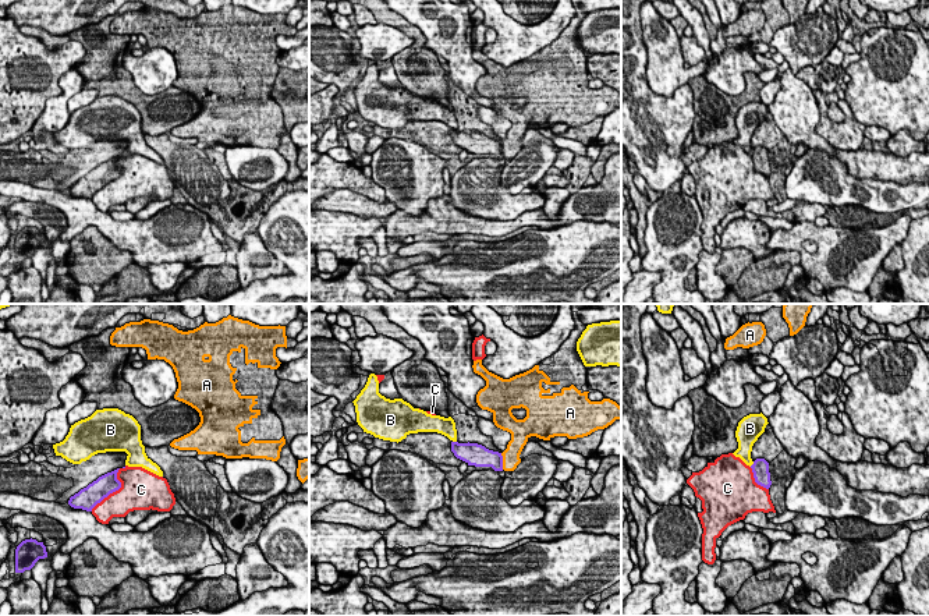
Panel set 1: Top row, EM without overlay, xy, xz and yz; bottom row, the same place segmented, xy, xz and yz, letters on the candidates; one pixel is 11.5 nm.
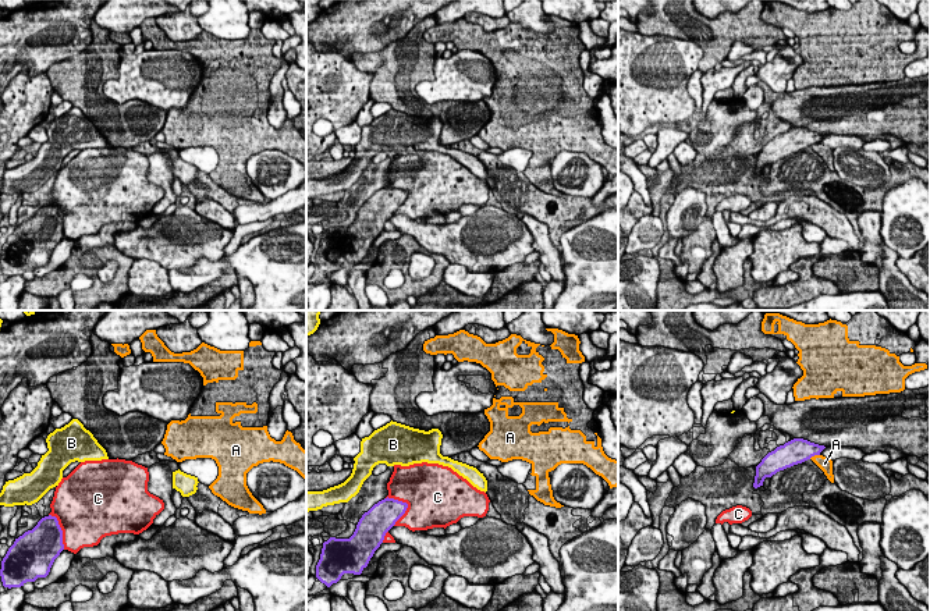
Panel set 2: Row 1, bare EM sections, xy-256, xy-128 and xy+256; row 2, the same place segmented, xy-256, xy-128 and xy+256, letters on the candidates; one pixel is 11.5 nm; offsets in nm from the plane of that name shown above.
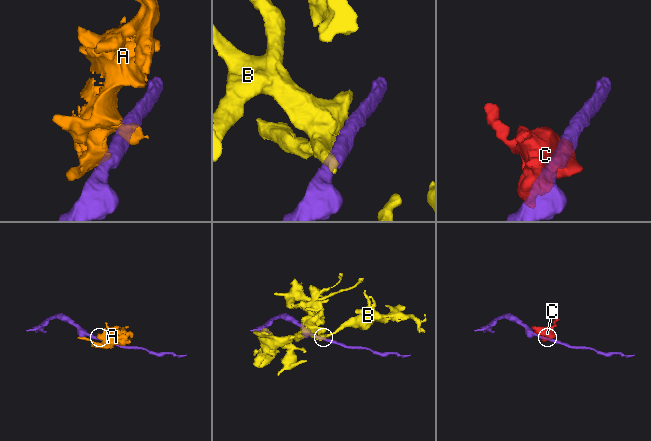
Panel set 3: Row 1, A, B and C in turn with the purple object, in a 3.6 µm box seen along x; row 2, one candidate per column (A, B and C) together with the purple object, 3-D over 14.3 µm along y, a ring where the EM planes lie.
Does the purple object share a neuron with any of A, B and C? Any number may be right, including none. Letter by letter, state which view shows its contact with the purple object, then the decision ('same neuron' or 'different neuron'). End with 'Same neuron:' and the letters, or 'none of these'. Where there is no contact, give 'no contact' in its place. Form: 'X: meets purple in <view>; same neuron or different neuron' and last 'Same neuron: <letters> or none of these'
A: meets purple in xz; different neuron
B: meets purple in yz; different neuron
C: meets purple in xy; different neuron
Same neuron: none of these

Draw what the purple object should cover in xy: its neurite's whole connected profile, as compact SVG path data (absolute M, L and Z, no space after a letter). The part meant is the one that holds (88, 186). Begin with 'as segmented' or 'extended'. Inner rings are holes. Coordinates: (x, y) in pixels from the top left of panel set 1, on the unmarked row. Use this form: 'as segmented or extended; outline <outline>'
as segmented; outline M120 156L99 164L86 176L81 177L70 185L68 192L74 197L92 199L97 191L121 176L121 170L117 167L118 157Z

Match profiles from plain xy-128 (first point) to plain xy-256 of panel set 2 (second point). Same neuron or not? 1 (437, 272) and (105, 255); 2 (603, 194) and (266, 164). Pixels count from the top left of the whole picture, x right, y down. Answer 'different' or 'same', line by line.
1: same
2: different

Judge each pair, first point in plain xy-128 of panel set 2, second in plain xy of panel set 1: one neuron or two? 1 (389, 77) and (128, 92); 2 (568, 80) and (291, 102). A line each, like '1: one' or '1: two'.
1: one
2: two

